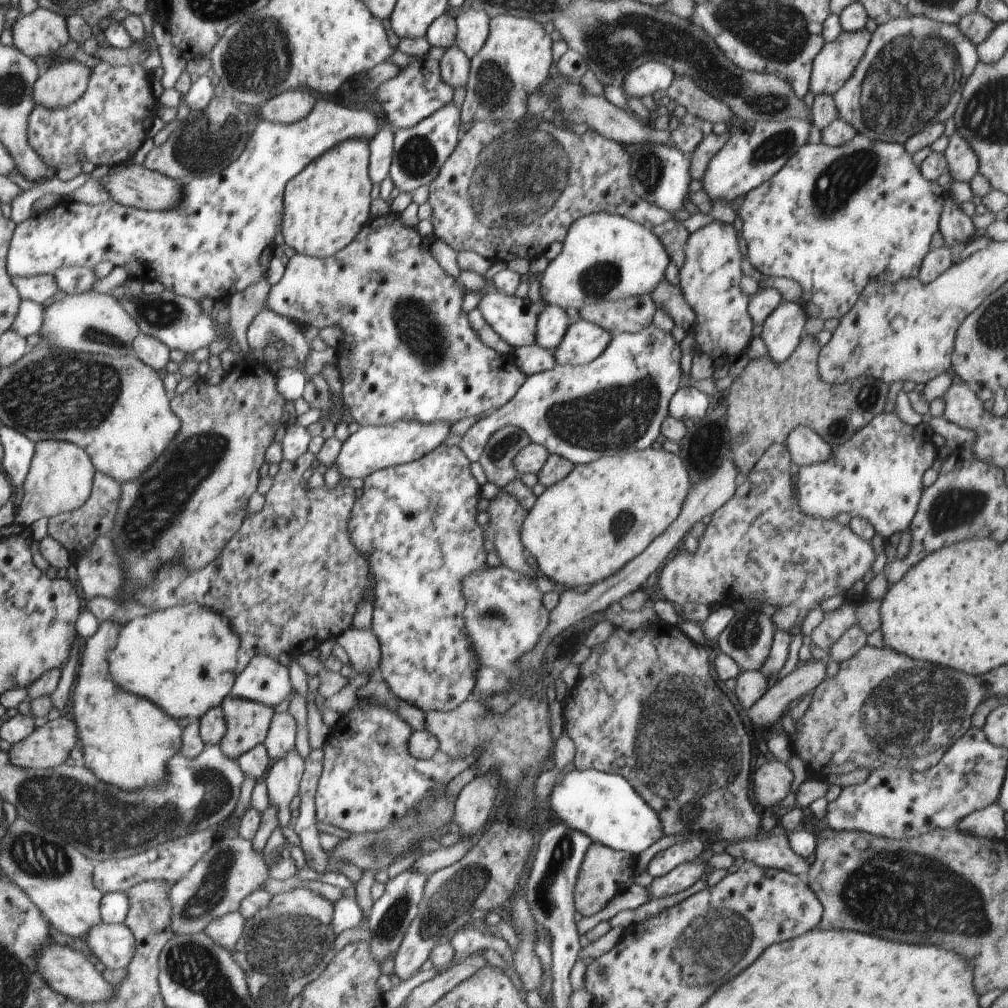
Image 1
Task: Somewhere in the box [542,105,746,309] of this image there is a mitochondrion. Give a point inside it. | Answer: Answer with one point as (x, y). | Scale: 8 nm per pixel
(601, 278)

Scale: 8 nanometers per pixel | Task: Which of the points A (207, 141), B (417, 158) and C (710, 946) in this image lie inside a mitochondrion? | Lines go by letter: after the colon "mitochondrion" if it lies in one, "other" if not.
A: mitochondrion
B: mitochondrion
C: mitochondrion

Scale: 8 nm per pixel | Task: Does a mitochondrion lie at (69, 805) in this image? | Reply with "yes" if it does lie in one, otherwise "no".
yes

